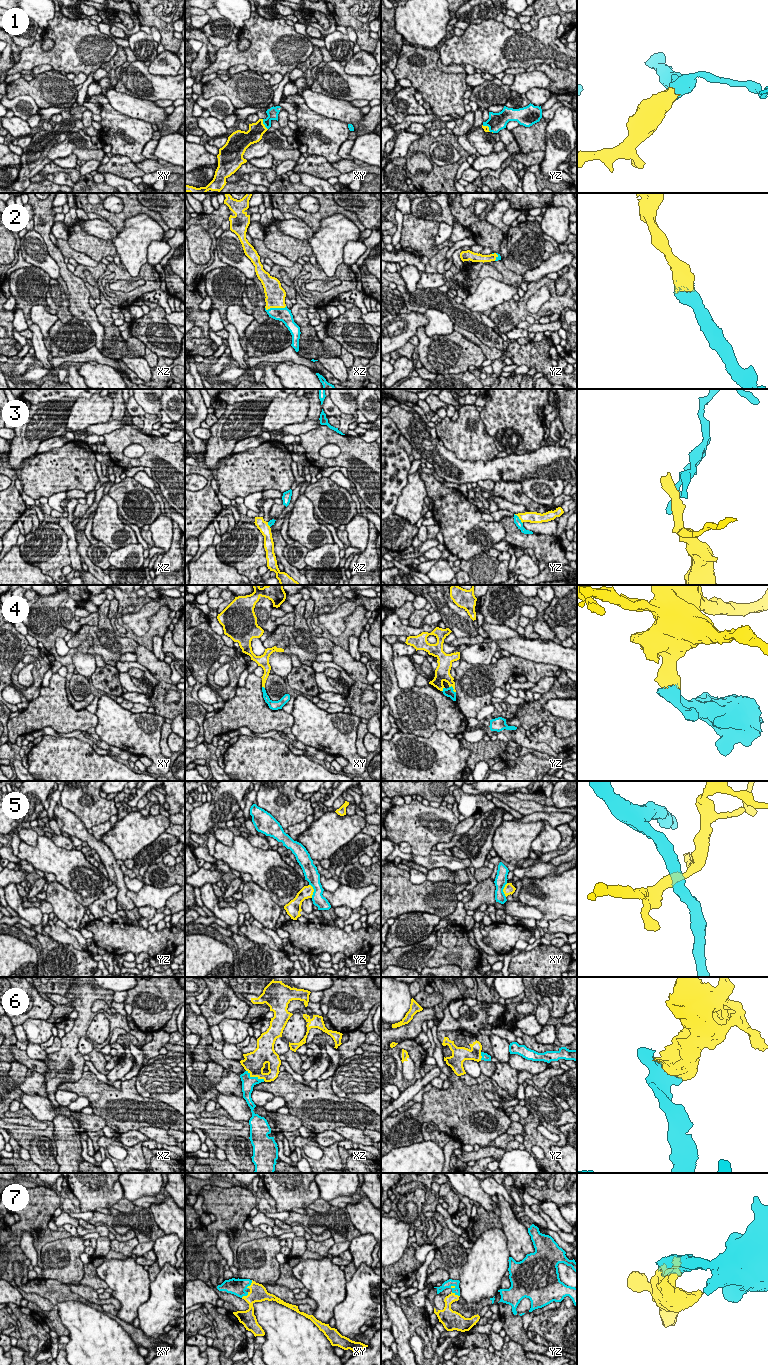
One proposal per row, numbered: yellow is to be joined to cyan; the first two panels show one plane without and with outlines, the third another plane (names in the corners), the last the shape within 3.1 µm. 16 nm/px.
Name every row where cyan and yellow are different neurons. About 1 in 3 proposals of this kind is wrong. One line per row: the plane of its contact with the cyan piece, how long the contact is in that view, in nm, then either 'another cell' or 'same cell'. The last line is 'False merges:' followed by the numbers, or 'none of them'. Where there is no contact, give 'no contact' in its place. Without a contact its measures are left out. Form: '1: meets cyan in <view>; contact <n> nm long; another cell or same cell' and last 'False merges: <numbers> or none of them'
1: meets cyan in xy; contact 190 nm long; same cell
2: meets cyan in xz; contact 360 nm long; same cell
3: meets cyan in yz; contact 200 nm long; another cell
4: meets cyan in yz; contact 150 nm long; same cell
5: meets cyan in yz; contact 220 nm long; another cell
6: meets cyan in xz; contact 340 nm long; same cell
7: meets cyan in xy; contact 170 nm long; same cell
False merges: 3, 5

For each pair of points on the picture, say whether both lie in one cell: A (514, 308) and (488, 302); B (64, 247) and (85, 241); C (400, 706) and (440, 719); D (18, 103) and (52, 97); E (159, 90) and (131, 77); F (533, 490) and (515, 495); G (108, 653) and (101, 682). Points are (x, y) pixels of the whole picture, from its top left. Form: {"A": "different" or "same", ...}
{"A": "different", "B": "different", "C": "same", "D": "different", "E": "same", "F": "different", "G": "different"}

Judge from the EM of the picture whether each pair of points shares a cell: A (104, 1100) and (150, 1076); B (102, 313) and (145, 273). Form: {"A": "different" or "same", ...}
{"A": "different", "B": "different"}

